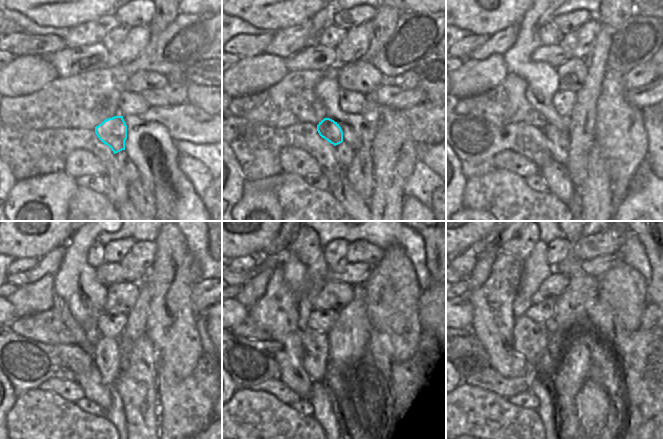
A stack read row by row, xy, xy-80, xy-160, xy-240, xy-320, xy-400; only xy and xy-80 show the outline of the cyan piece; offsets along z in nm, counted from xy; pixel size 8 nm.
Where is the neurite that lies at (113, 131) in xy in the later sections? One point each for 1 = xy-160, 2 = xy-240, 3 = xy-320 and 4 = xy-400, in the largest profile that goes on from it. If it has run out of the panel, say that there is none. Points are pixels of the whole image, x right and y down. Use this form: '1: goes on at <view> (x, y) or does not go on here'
1: goes on at xy-160 (541, 123)
2: goes on at xy-240 (90, 330)
3: goes on at xy-320 (316, 272)
4: goes on at xy-400 (535, 268)

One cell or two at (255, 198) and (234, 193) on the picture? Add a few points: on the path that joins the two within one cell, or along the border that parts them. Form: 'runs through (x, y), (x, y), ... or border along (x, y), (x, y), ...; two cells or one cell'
border along (245, 182), (242, 188), (241, 199), (232, 209); two cells

